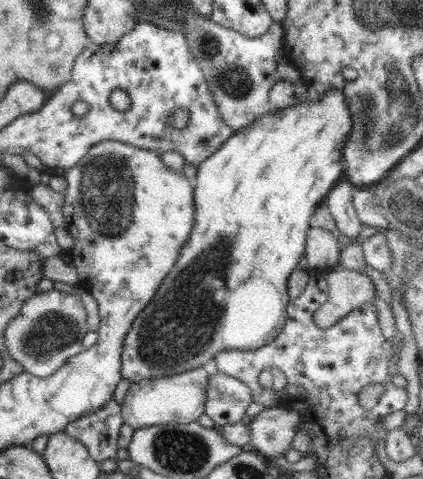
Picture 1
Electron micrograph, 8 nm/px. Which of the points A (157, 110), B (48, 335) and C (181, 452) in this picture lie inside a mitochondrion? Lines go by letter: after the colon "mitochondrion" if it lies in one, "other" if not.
A: other
B: mitochondrion
C: mitochondrion

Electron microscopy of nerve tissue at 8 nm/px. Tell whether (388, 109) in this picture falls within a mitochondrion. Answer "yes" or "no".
yes

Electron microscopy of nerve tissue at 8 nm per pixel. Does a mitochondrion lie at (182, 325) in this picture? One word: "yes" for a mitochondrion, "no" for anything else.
yes

